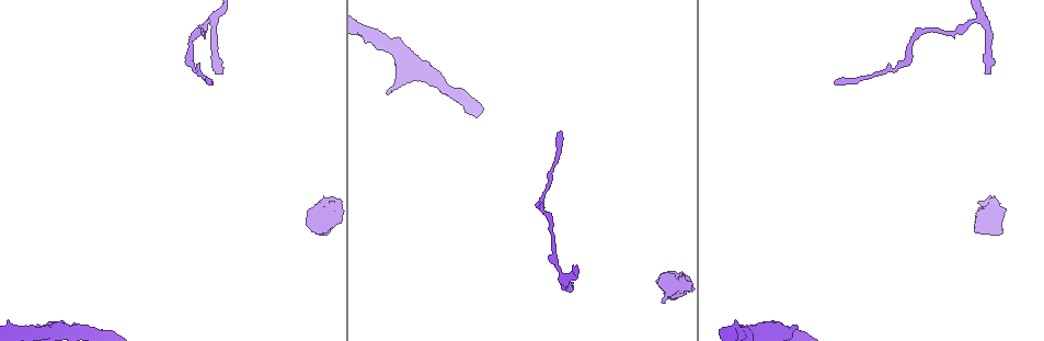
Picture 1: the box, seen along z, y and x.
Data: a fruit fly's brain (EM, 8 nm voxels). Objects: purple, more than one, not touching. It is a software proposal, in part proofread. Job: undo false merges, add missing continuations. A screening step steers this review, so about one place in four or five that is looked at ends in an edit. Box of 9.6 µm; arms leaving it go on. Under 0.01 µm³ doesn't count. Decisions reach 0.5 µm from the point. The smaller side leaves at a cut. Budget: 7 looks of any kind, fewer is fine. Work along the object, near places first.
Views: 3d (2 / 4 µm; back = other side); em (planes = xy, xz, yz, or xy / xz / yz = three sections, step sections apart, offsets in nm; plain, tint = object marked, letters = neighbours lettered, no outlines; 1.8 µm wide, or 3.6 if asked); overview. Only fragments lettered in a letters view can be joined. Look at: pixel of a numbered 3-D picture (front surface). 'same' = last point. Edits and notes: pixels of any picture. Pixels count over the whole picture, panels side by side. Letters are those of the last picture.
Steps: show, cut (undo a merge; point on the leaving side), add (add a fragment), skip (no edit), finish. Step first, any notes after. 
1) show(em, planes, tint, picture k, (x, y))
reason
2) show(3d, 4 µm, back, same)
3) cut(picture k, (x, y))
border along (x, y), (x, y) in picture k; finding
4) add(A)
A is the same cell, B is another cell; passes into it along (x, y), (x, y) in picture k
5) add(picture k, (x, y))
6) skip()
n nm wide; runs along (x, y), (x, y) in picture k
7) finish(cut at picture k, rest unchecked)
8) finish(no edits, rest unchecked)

show(3d, 2 µm, picture 1, (222, 72))
an open end

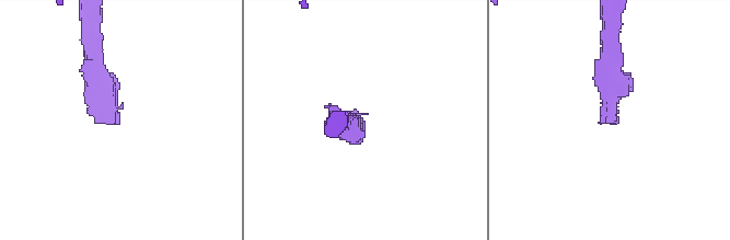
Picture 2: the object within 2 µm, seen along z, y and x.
show(em, planes, letters, picture 2, (114, 121))
shape alone is not enough

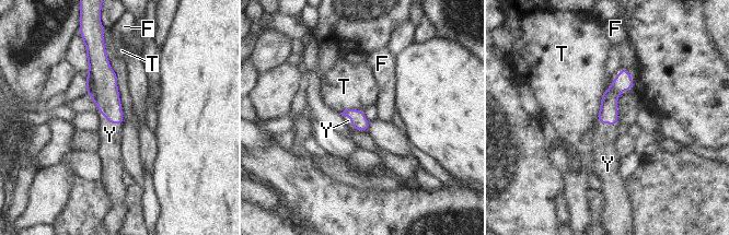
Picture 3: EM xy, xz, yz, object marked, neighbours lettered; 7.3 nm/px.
add(Y)
T touches over 260 nm; Y is the same cell, F and T are other cells; passes into it along (103, 90), (110, 122), (110, 134) in picture 3; the cell continues

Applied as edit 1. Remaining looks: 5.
show(overview)
redraw

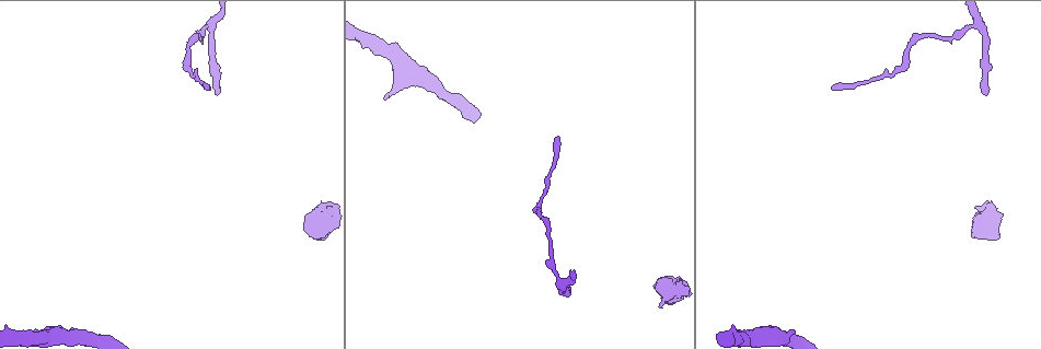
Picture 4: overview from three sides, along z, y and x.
show(em, yz, step 4, tint, picture 4, (557, 137))
tapers out

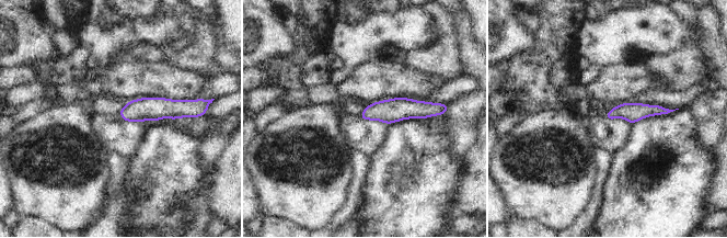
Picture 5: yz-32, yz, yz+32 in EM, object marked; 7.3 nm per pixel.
show(em, planes, letters, same)
another direction

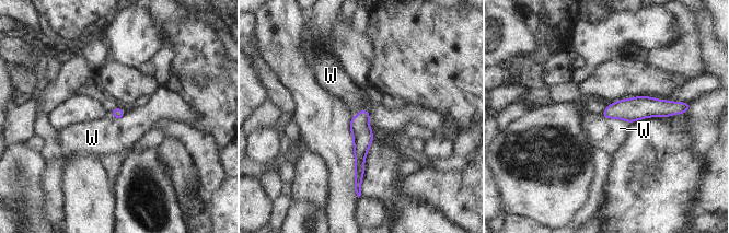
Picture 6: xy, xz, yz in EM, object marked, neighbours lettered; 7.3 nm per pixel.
skip()
80 nm wide; W is another cell; border along (608, 118), (621, 118), (629, 123) in picture 6; no lettered fragment goes on from it

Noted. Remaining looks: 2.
finish(add at picture 3, rest unchecked)

